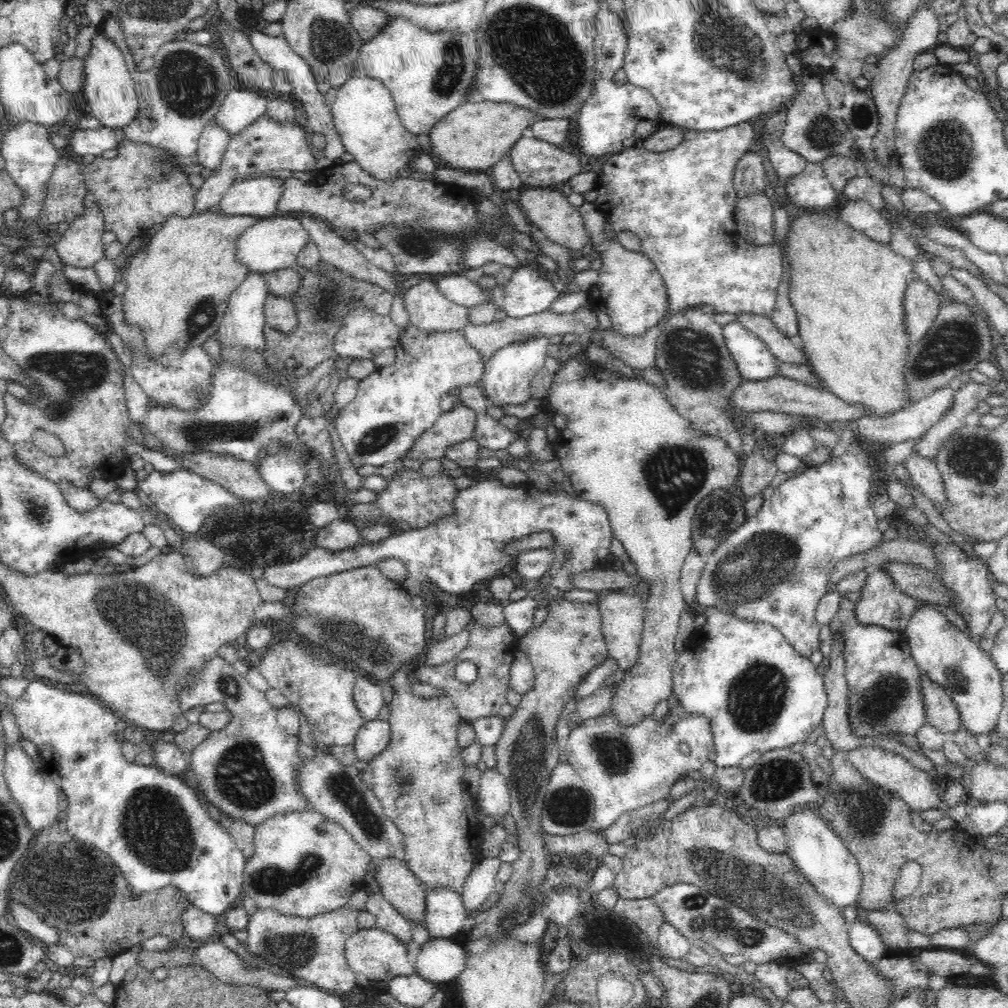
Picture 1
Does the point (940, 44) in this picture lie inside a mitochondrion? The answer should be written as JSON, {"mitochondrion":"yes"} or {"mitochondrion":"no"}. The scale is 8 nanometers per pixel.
{"mitochondrion":"no"}

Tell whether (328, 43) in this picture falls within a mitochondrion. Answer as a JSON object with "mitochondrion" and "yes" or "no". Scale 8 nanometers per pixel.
{"mitochondrion":"yes"}

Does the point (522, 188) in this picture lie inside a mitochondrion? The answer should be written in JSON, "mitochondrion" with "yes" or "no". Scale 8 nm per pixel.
{"mitochondrion":"no"}

